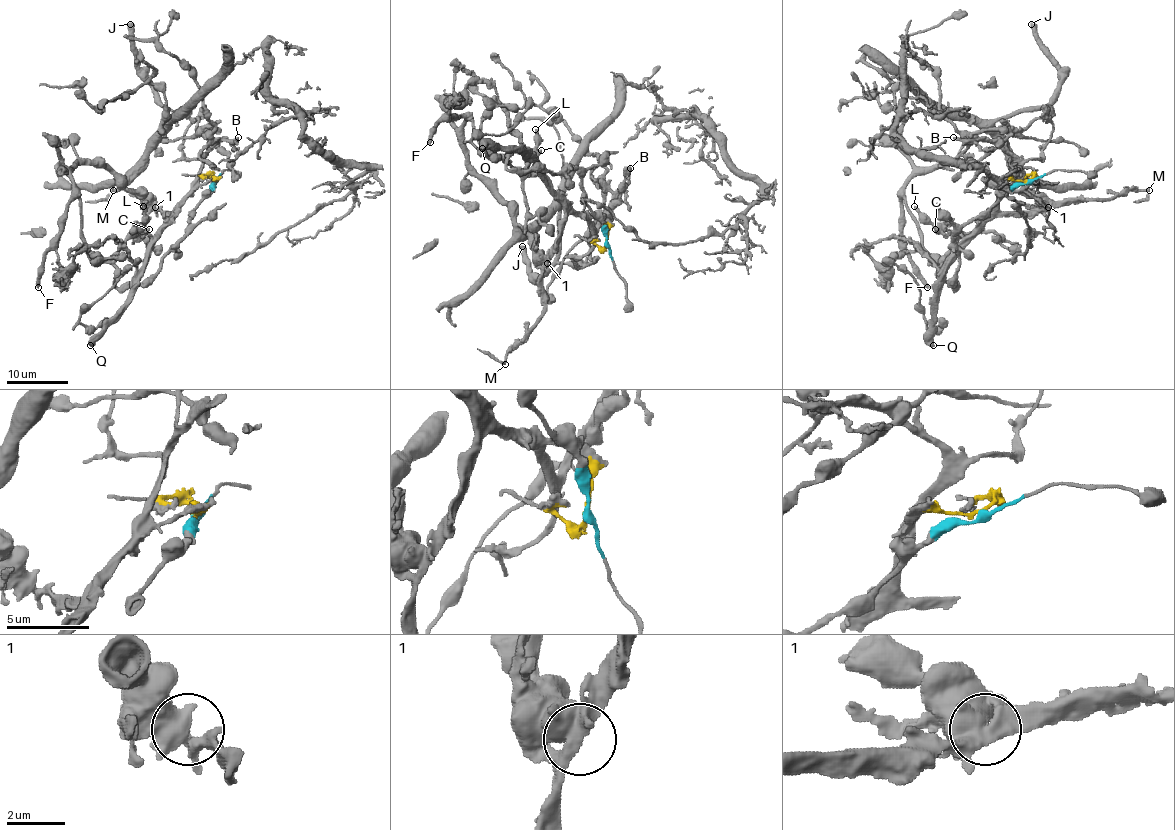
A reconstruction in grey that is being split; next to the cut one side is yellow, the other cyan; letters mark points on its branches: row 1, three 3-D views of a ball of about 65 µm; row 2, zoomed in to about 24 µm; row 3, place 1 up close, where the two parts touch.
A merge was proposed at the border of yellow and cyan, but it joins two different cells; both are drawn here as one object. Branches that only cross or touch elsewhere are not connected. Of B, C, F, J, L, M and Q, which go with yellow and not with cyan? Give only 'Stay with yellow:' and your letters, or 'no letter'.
Stay with yellow: B, C, M, Q

